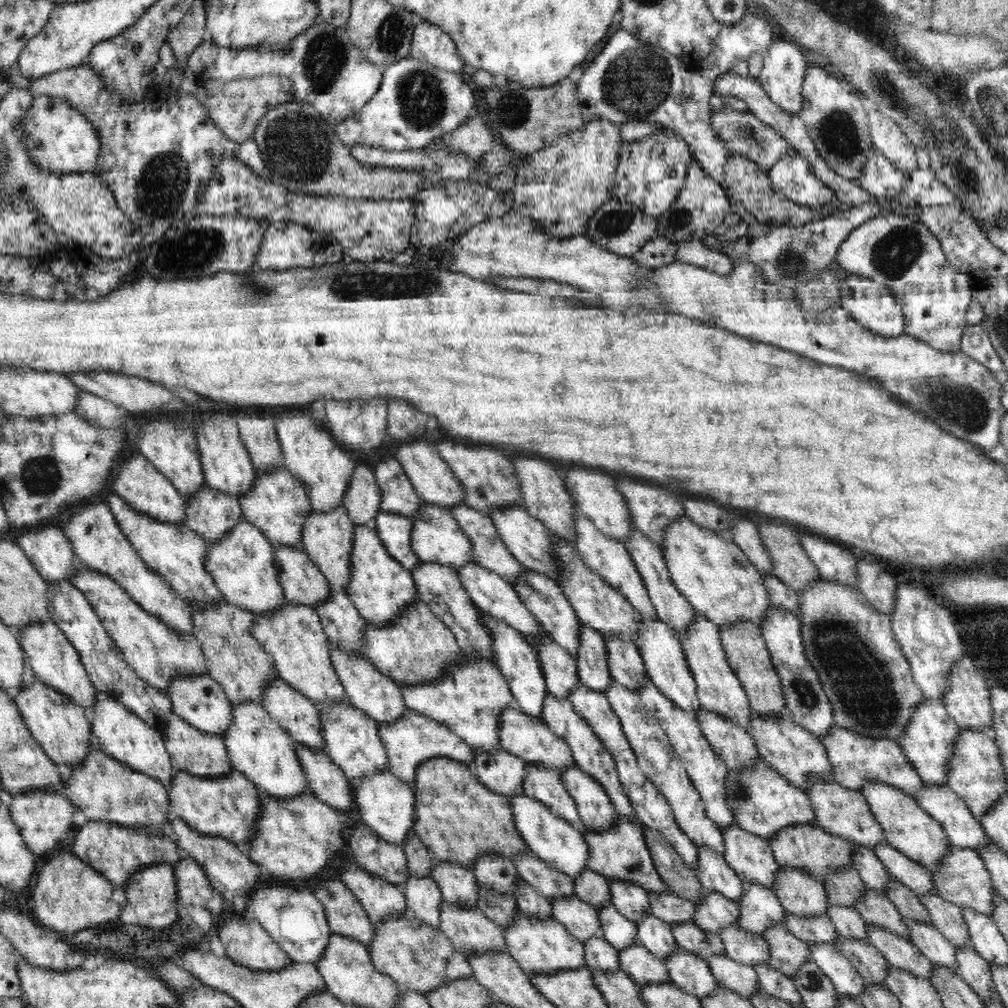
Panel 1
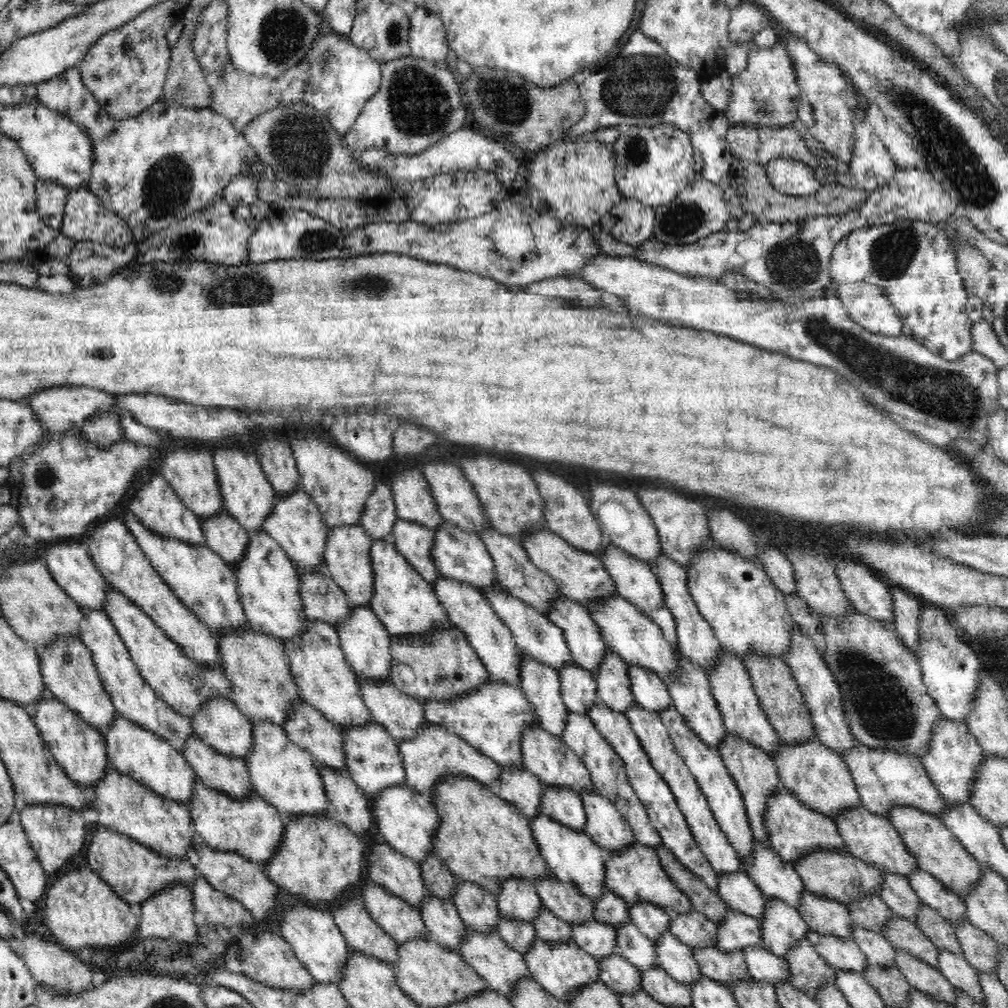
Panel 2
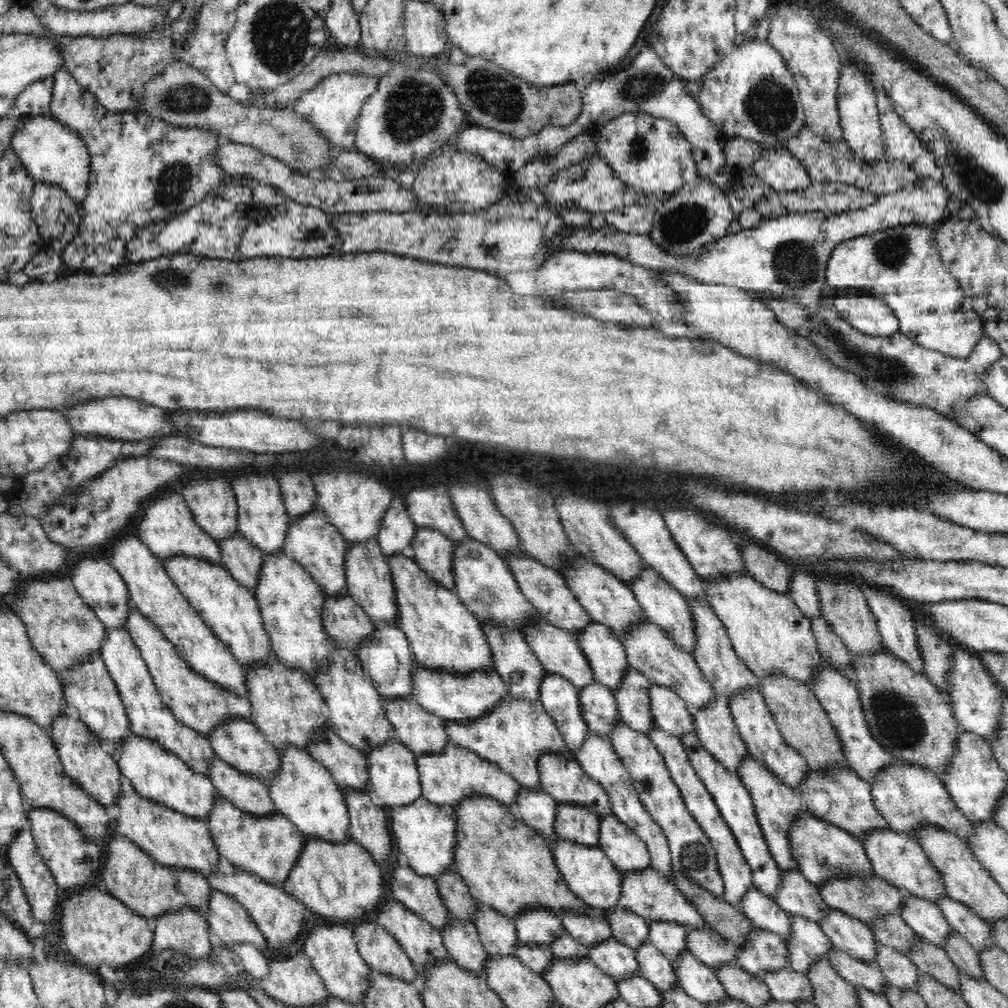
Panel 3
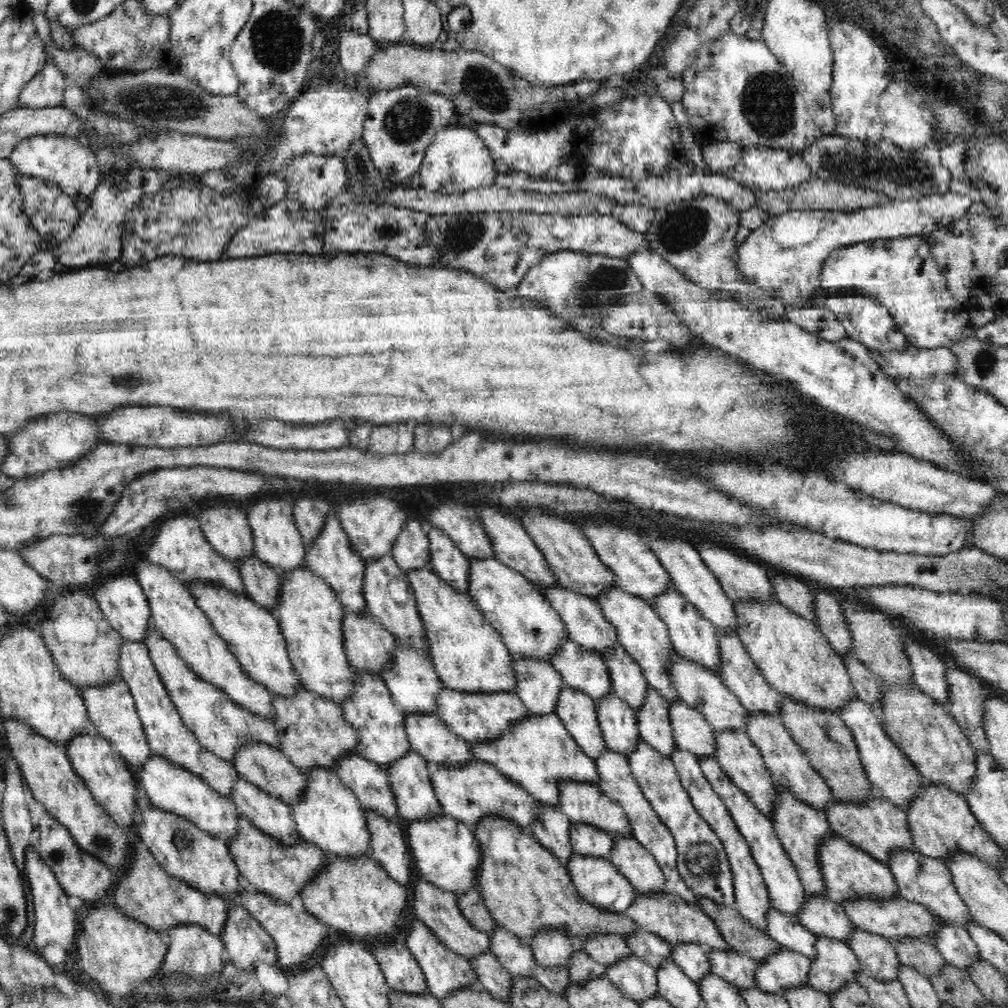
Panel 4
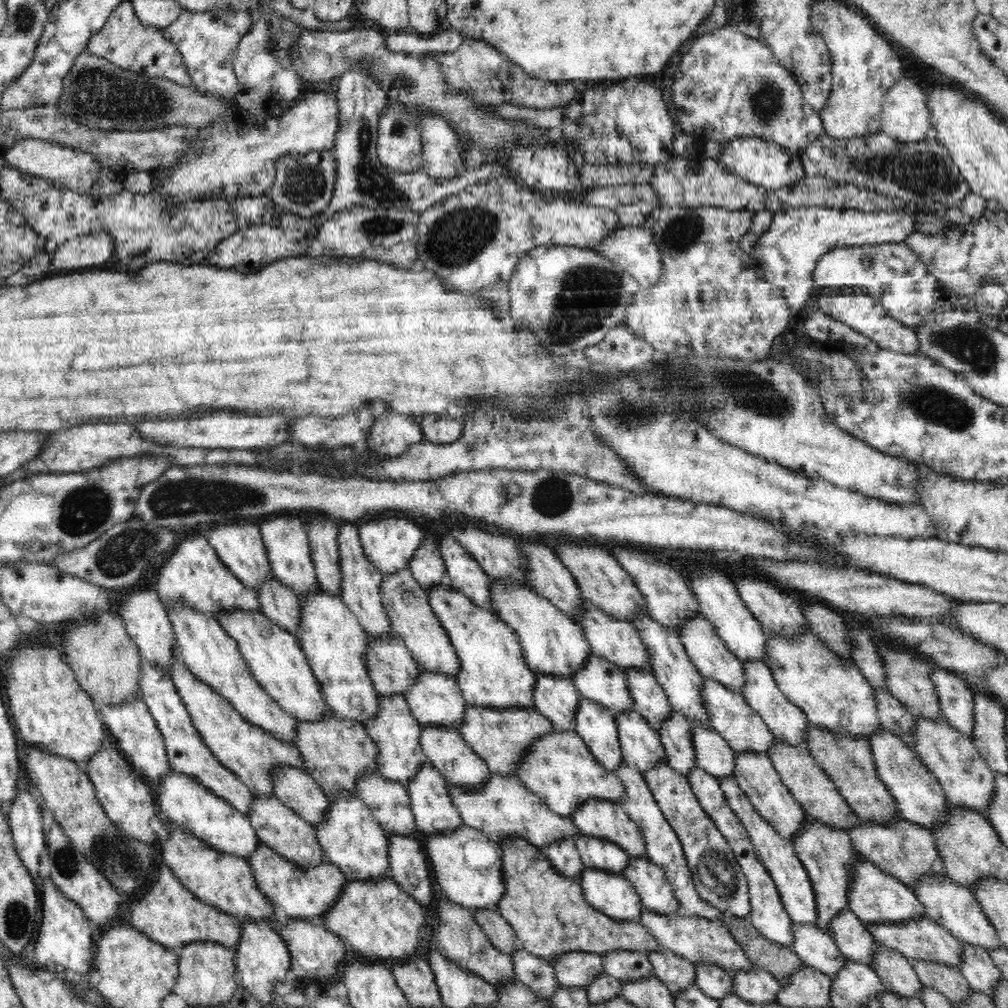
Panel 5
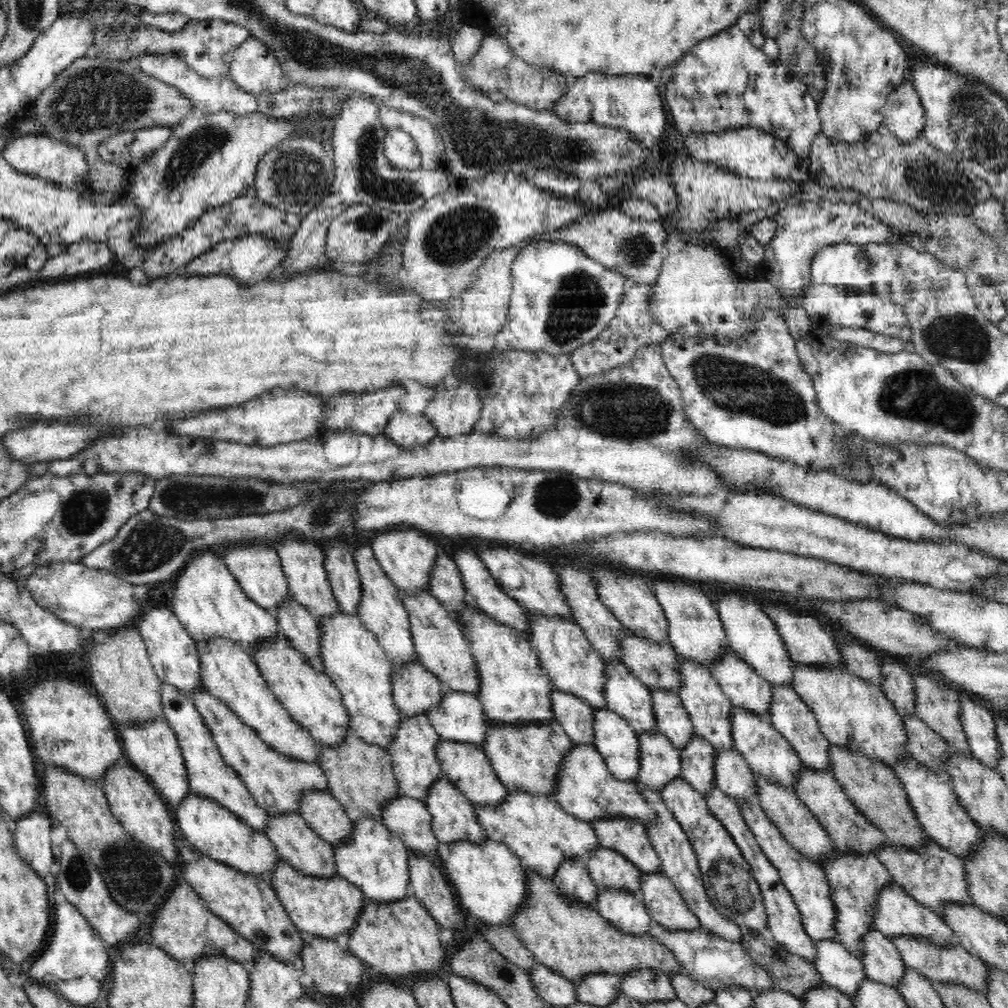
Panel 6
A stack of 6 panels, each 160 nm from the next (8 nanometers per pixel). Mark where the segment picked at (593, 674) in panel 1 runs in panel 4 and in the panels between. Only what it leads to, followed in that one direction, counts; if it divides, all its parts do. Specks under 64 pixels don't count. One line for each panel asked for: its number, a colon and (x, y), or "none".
2: (613, 684)
3: (632, 694)
4: (654, 717)

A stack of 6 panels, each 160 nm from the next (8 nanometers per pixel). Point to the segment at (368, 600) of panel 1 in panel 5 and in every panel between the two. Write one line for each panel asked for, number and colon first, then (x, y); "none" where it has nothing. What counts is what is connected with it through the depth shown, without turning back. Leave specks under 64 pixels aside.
2: (405, 603)
3: (443, 635)
4: (469, 655)
5: (493, 673)

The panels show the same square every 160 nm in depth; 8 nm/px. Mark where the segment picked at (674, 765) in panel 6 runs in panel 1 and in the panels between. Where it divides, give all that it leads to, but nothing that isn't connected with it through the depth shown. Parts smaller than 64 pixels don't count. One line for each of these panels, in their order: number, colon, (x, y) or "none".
1: (559, 668)
2: (578, 686)
3: (599, 706)
4: (618, 722)
5: (642, 749)

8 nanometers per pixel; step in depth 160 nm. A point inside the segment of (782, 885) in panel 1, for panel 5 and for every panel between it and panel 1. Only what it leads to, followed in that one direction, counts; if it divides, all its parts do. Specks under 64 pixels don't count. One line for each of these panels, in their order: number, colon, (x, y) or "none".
2: (826, 916)
3: (849, 934)
4: (877, 956)
5: (898, 976)

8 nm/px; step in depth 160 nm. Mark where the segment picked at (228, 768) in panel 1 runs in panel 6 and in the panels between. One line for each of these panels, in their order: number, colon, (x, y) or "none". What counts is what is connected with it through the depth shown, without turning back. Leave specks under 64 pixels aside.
2: (229, 774)
3: (246, 792)
4: (273, 817)
5: (282, 829)
6: (299, 845)

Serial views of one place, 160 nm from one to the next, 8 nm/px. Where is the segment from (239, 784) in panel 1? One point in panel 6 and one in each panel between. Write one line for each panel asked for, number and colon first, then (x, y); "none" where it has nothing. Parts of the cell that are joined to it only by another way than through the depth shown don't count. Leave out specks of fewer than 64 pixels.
2: (250, 826)
3: (267, 846)
4: (282, 871)
5: (306, 893)
6: (320, 907)

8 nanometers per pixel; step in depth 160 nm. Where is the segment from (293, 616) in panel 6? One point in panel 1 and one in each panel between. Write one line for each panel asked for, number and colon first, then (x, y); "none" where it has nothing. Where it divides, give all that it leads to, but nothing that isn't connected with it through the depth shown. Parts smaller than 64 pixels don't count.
1: (210, 513)
2: (224, 535)
3: (243, 560)
4: (261, 581)
5: (279, 603)

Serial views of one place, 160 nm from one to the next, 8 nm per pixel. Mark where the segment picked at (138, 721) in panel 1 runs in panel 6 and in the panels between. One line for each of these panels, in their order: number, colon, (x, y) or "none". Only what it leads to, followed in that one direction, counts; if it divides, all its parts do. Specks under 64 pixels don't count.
2: (133, 751)
3: (157, 774)
4: (169, 787)
5: (183, 801)
6: (214, 831)

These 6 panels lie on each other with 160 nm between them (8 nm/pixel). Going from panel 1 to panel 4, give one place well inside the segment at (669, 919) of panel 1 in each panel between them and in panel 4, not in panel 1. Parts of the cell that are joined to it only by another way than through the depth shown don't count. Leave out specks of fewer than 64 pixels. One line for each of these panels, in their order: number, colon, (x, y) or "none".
2: (695, 929)
3: (706, 944)
4: (739, 970)

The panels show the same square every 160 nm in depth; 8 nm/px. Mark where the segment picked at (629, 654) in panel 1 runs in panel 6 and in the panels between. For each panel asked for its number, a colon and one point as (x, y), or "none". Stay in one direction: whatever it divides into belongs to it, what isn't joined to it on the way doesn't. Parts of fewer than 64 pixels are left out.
2: (651, 692)
3: (670, 713)
4: (692, 733)
5: (713, 754)
6: (734, 777)

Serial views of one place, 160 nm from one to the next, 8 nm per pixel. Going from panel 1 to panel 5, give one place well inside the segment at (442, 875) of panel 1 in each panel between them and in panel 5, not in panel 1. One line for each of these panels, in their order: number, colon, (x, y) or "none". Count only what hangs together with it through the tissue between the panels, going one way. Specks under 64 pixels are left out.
2: (477, 907)
3: (498, 933)
4: (516, 956)
5: (534, 971)

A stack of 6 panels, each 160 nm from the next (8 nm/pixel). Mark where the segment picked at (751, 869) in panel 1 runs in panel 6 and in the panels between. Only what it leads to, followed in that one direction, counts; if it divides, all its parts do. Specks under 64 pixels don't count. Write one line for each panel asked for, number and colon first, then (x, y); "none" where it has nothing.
2: (776, 878)
3: (796, 895)
4: (822, 916)
5: (852, 937)
6: (881, 959)

